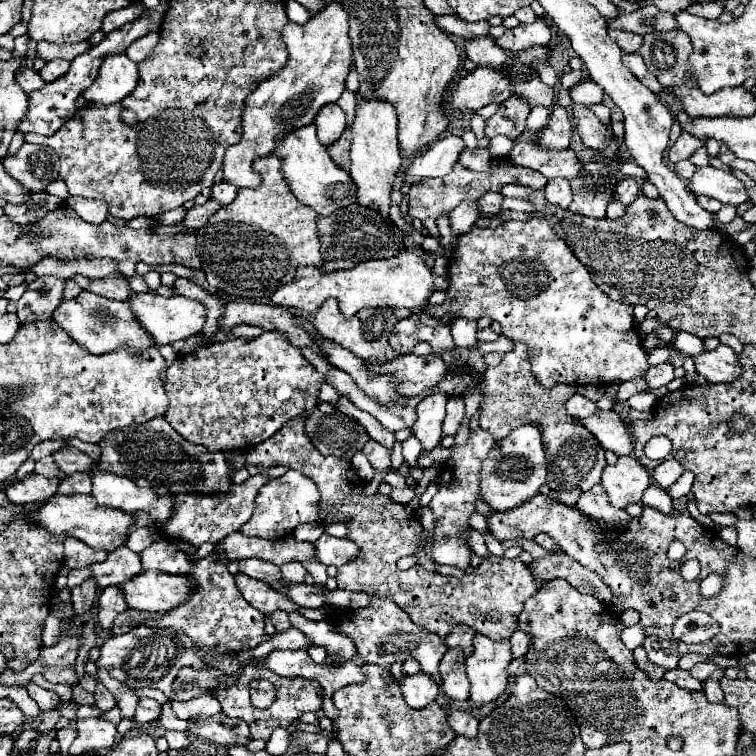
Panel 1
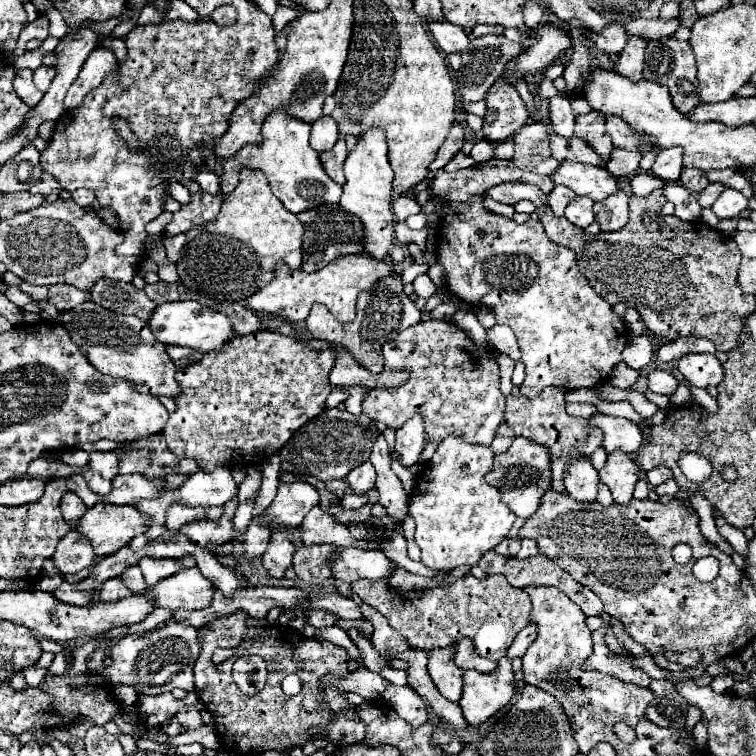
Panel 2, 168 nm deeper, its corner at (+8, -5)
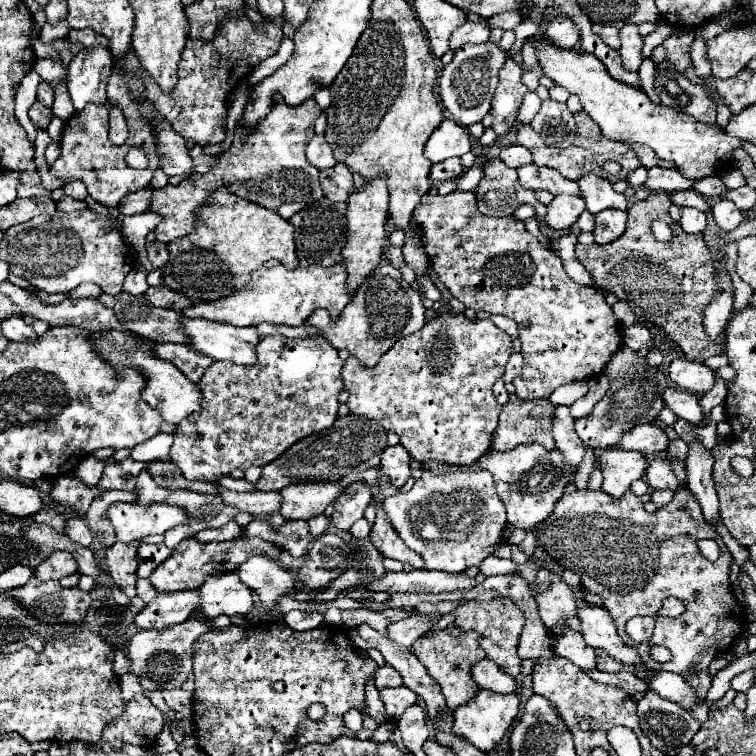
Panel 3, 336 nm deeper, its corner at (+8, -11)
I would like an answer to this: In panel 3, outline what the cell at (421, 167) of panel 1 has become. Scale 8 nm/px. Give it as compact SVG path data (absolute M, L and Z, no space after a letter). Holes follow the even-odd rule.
M444 119L440 127L436 127L434 135L428 139L424 155L432 163L440 163L450 157L462 157L470 151L470 145L472 143L468 131L454 119Z

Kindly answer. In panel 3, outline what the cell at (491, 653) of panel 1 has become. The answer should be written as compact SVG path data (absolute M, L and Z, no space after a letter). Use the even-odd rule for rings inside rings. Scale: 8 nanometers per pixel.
M480 689L476 699L472 699L470 703L458 707L454 711L454 727L452 733L456 733L458 737L462 737L464 741L472 743L474 747L478 747L484 753L490 753L496 749L496 745L502 743L506 731L510 729L510 725L514 723L516 715L518 715L518 695L500 695L494 691L486 691Z

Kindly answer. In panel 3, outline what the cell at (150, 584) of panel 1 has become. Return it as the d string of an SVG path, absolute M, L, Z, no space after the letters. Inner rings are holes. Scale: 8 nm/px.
M236 573L208 575L208 579L200 587L200 595L200 609L210 619L216 619L218 615L248 615L254 609L252 589L246 587Z

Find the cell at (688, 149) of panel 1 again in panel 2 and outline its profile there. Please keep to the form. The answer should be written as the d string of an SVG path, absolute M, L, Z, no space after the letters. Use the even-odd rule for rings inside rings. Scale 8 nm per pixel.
M672 147L672 149L666 149L666 151L662 151L658 157L656 157L656 161L654 161L654 165L652 165L652 175L656 175L656 177L660 177L660 179L664 179L664 181L676 181L678 177L680 177L680 171L682 171L682 149L676 149L676 147Z

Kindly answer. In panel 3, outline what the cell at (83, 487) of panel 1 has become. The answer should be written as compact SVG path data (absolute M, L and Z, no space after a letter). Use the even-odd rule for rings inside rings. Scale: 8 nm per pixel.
M70 517L70 519L66 521L64 533L66 533L74 543L78 543L78 545L82 545L82 547L90 547L90 543L92 543L92 531L88 529L88 525L86 525L86 521L84 521L82 517Z

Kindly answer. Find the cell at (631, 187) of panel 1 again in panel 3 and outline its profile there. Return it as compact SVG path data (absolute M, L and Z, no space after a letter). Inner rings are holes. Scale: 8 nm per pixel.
M604 209L596 215L594 241L598 245L606 245L606 243L616 241L624 231L626 231L626 211Z

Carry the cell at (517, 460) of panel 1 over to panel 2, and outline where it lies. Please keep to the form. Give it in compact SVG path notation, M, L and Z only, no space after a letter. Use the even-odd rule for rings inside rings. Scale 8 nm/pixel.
M516 437L508 451L494 455L494 467L484 479L500 491L502 501L514 511L516 517L528 519L540 505L542 495L550 489L550 455L548 449L536 445L524 437Z

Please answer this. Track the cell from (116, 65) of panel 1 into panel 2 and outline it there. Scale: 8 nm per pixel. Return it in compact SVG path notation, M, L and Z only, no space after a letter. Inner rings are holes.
M96 47L88 59L86 59L86 67L80 69L78 77L74 79L72 87L68 89L66 93L66 99L64 99L64 107L66 109L76 109L82 105L84 97L94 91L102 79L110 73L114 73L118 69L118 61L114 57L112 51L104 49L104 47Z

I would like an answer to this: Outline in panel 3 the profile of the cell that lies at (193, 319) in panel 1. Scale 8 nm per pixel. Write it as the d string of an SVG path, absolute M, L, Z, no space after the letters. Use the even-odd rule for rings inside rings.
M180 317L184 331L190 337L188 347L210 355L214 361L232 361L242 365L256 363L256 343L260 335L256 327L234 327L230 323Z

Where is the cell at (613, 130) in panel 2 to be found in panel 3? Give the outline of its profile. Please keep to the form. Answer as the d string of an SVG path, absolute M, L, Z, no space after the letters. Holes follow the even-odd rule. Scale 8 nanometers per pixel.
M628 143L632 149L636 149L638 151L638 157L640 157L640 161L642 161L642 165L646 167L646 169L650 169L650 167L668 167L668 163L664 163L650 147L642 147L642 145L632 145L632 143Z

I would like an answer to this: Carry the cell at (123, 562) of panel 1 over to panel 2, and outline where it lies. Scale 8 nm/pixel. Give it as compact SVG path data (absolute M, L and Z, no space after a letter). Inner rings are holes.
M130 565L130 567L128 567L120 577L122 577L124 585L126 585L132 593L142 593L142 591L144 591L144 587L146 587L144 577L142 577L142 573L140 573L138 565Z

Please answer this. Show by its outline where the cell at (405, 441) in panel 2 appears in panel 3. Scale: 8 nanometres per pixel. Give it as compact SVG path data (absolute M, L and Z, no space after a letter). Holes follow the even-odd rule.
M402 445L386 447L386 451L382 453L380 467L382 467L384 475L388 475L388 481L396 489L400 489L400 487L404 487L404 483L410 477L410 455Z

